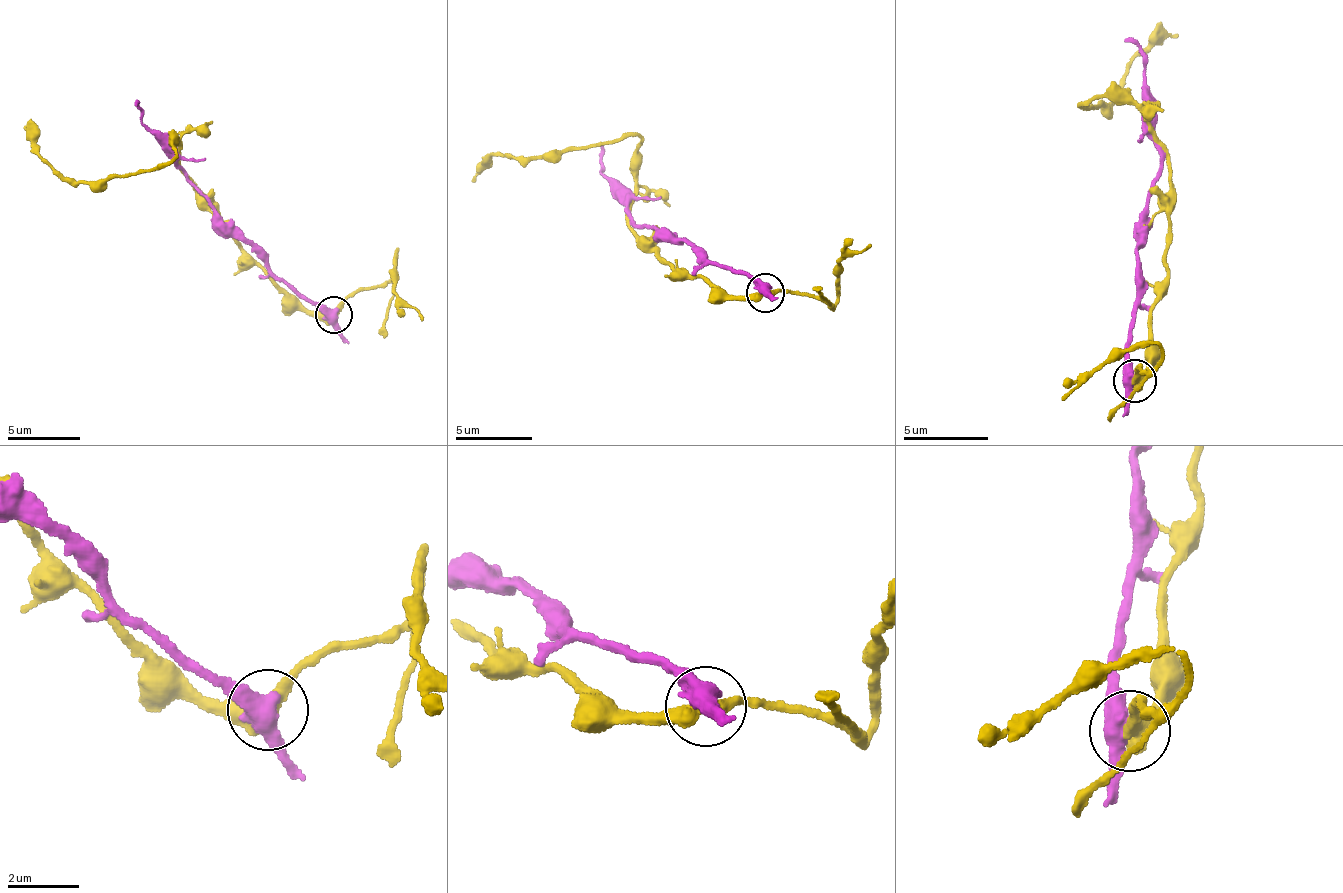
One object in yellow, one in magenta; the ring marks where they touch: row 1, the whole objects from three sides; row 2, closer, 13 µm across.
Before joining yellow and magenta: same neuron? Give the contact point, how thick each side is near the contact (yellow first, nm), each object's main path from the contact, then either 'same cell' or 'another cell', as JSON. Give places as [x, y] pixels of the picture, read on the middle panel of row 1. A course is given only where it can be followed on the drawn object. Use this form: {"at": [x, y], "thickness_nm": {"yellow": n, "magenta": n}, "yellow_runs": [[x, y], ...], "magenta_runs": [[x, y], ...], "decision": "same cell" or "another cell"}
{"at": [765, 293], "thickness_nm": {"yellow": 400, "magenta": 500}, "yellow_runs": [[764, 291], [730, 296], [676, 273], [641, 240], [629, 220], [640, 139], [489, 157], [473, 181]], "magenta_runs": [[764, 291], [661, 227], [635, 224], [629, 199], [601, 171], [602, 143]], "decision": "another cell"}

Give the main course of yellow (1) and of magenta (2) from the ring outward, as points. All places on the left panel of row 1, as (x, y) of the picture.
1: (333, 314), (301, 309), (251, 259), (181, 171), (177, 140), (174, 156), (121, 176), (61, 182), (25, 125)
2: (333, 314), (295, 295), (216, 211), (189, 178), (176, 151), (142, 120), (142, 110), (135, 104)

